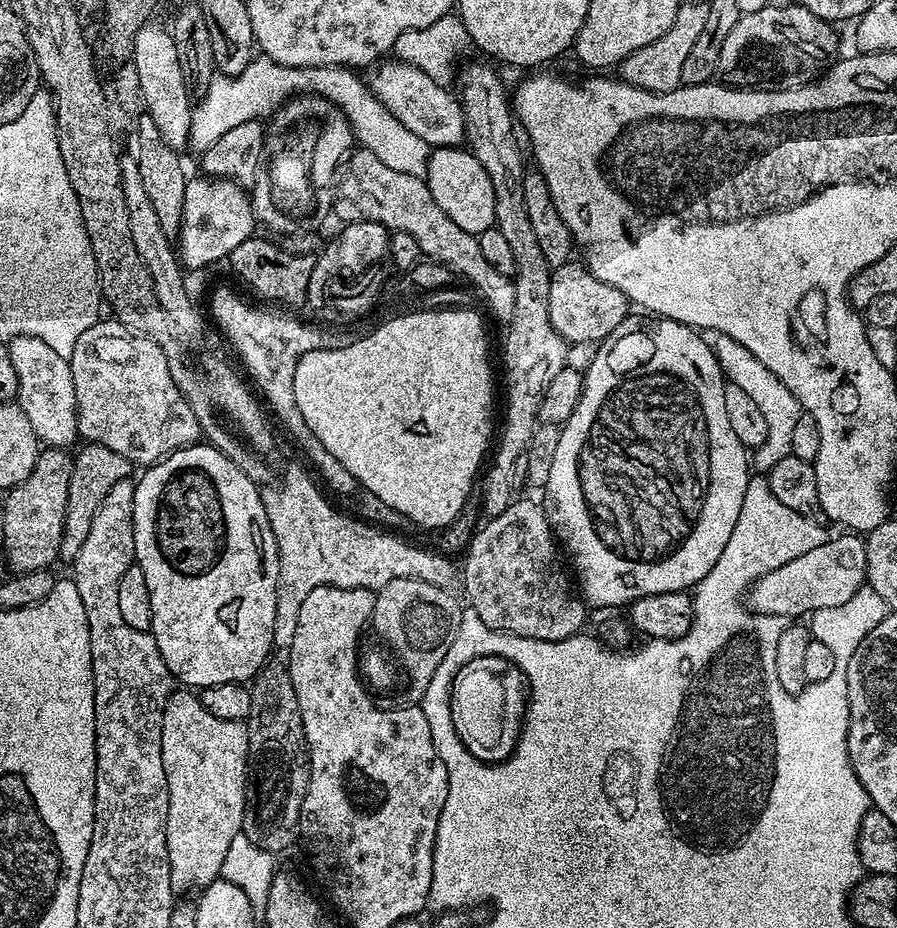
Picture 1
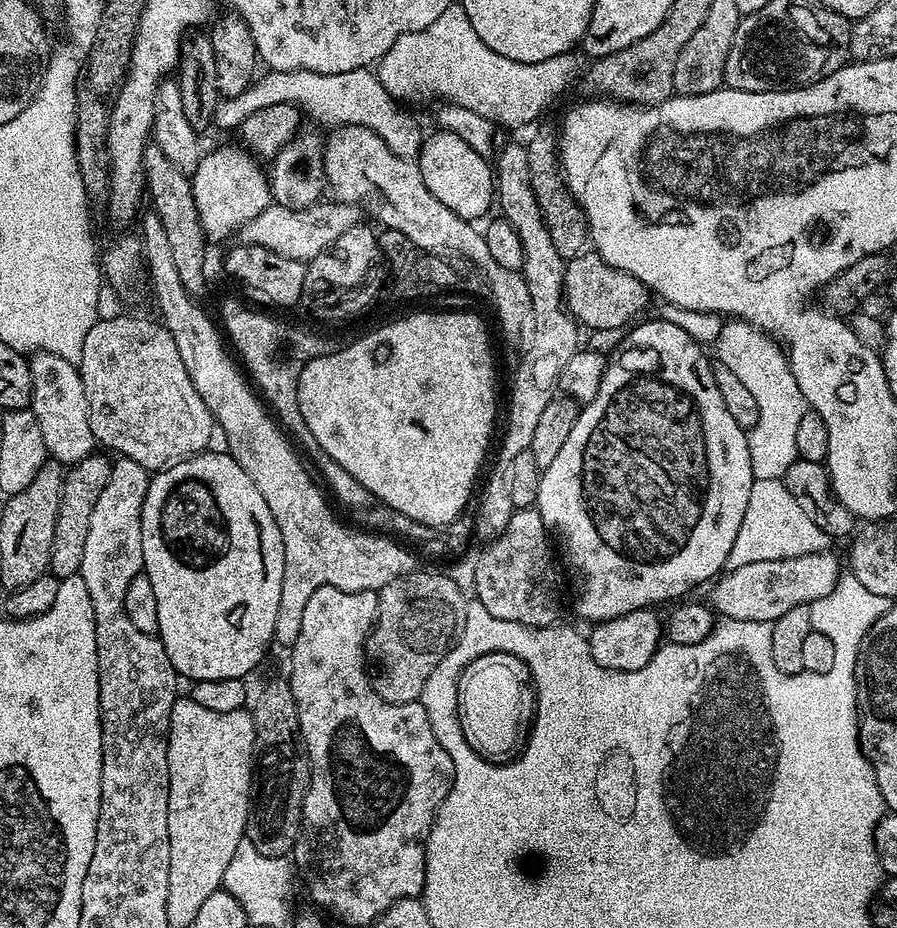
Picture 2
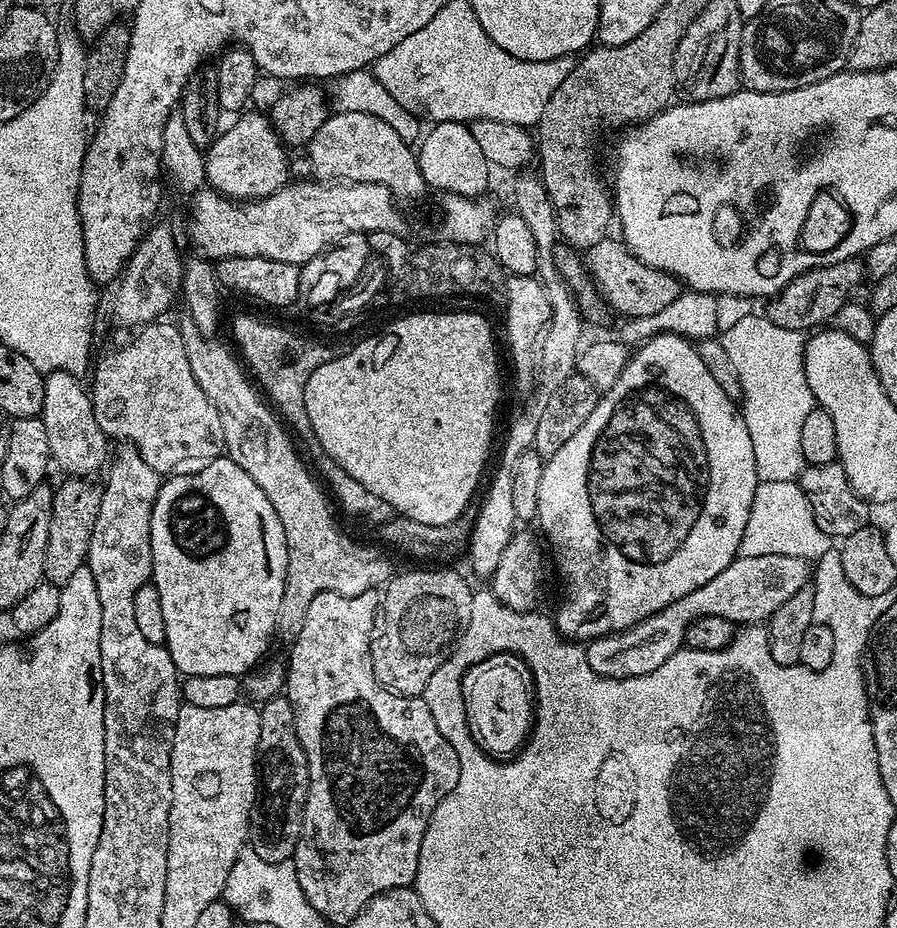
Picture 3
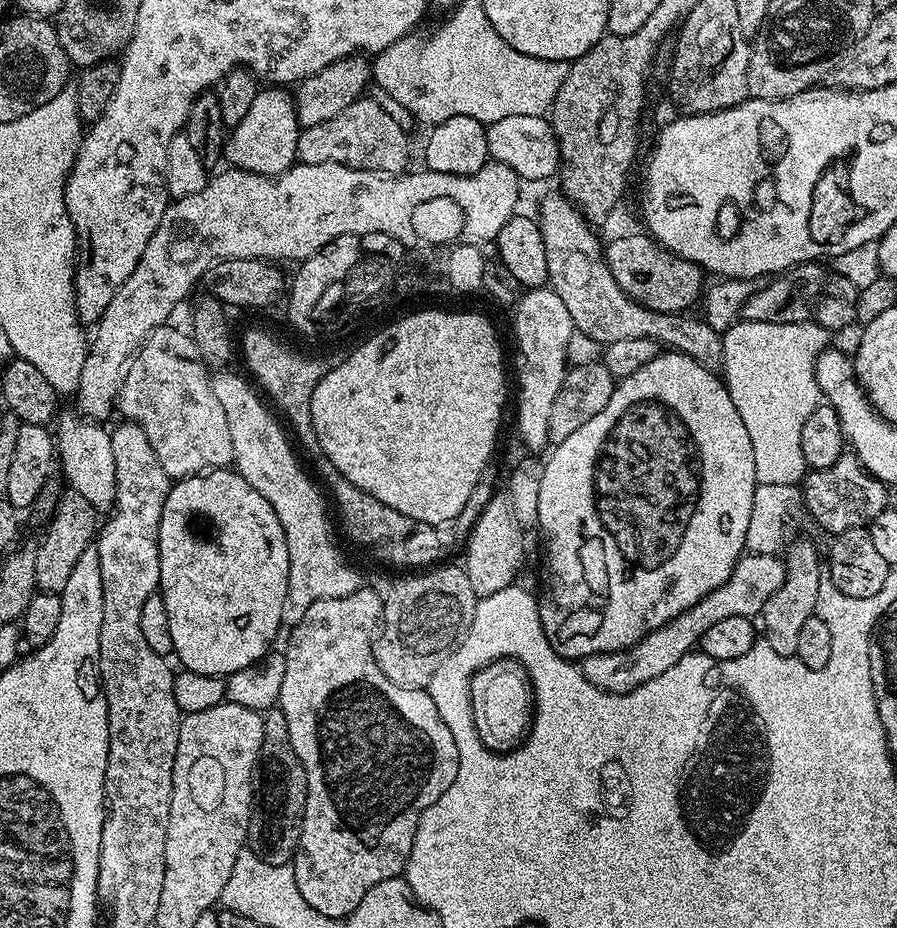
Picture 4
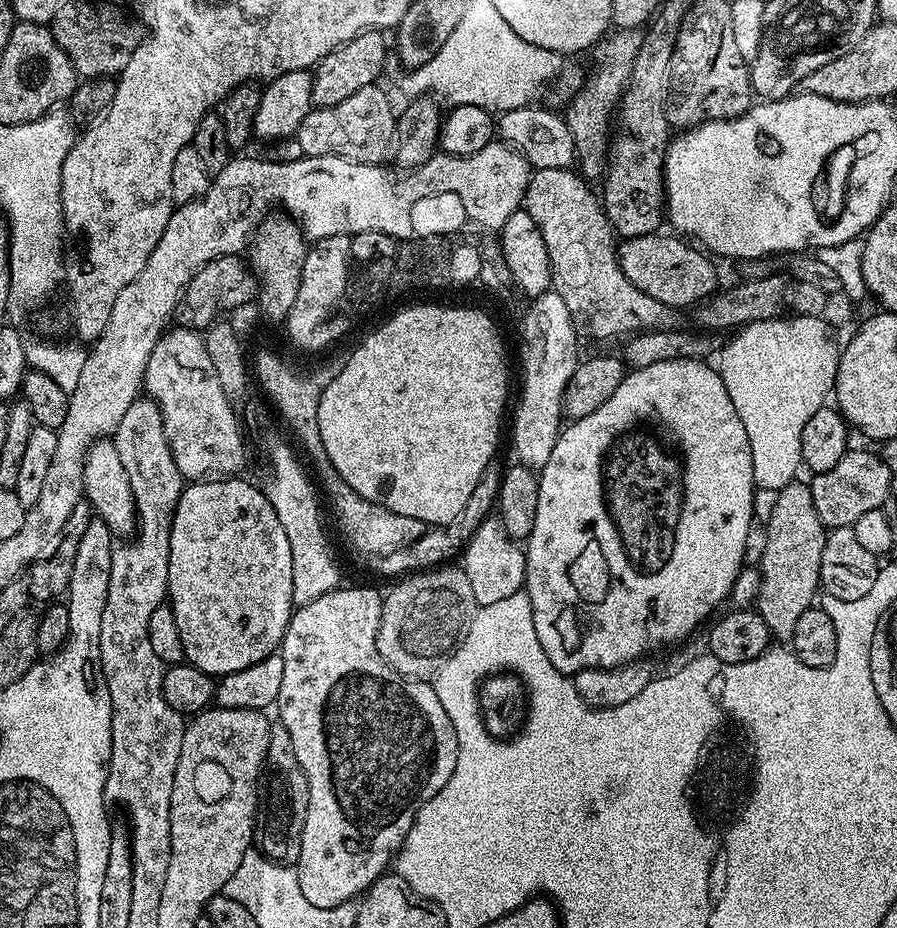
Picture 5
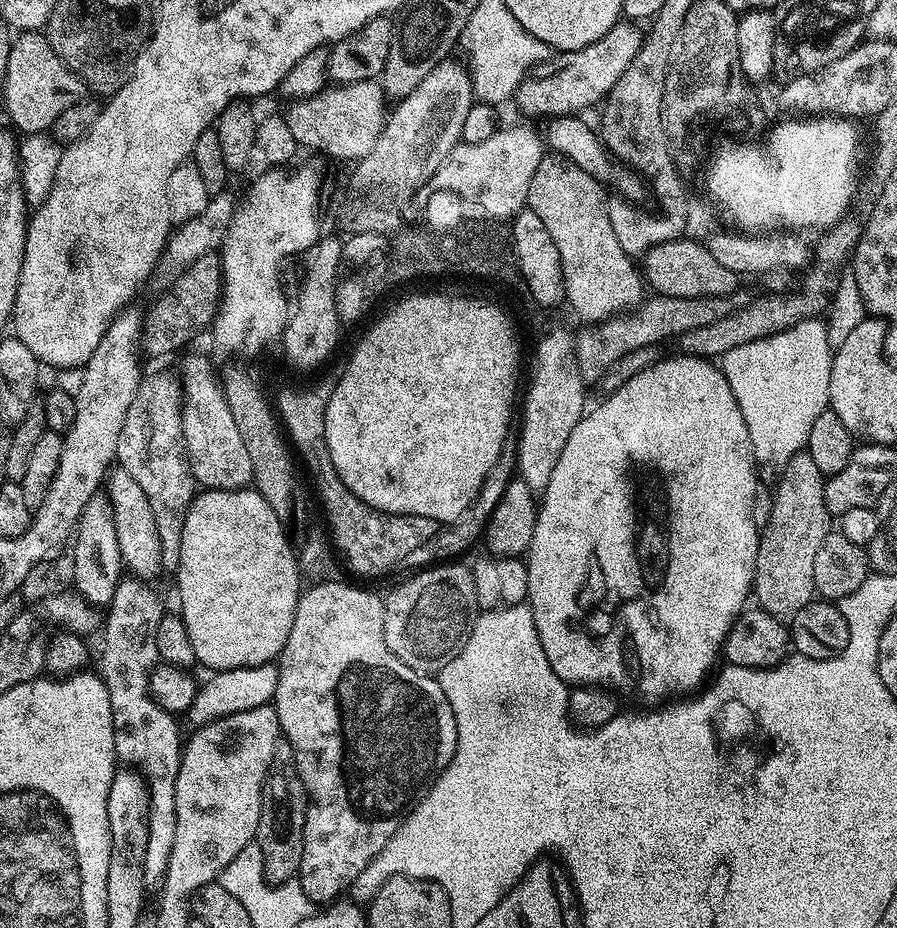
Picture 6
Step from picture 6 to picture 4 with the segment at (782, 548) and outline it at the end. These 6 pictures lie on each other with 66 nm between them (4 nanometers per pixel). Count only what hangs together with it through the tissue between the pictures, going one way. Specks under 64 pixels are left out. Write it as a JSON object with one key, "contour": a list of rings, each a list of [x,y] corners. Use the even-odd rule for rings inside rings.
{"contour":[[[793,539],[783,553],[784,584],[766,602],[762,613],[762,636],[774,650],[774,654],[795,656],[798,650],[798,633],[806,618],[813,616],[818,602],[818,586],[822,579],[822,556],[808,540]]]}

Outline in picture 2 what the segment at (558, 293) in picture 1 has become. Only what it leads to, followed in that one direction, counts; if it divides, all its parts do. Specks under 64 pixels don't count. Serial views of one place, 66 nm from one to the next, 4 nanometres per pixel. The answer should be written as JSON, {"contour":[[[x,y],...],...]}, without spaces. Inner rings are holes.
{"contour":[[[585,250],[580,256],[567,261],[564,269],[564,302],[573,320],[583,327],[585,324],[588,328],[608,332],[623,324],[631,325],[648,299],[650,293],[642,282],[638,282],[638,278],[610,266],[594,250]]]}

